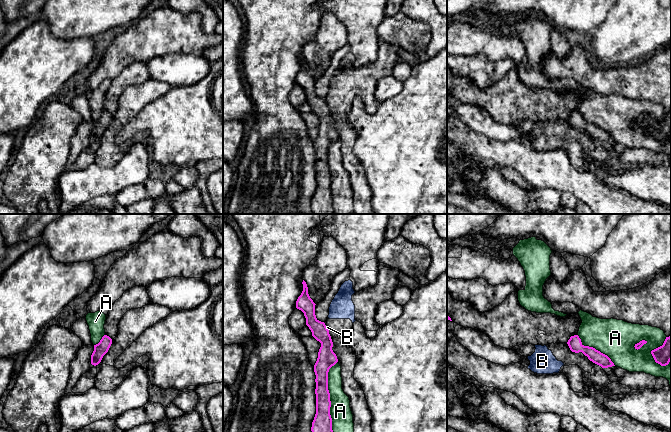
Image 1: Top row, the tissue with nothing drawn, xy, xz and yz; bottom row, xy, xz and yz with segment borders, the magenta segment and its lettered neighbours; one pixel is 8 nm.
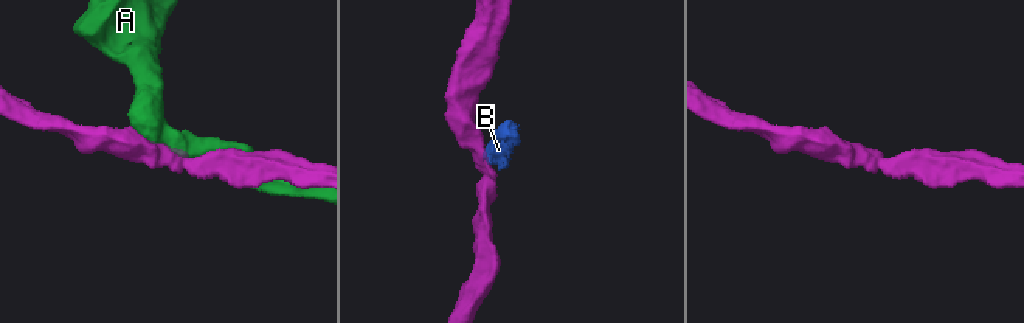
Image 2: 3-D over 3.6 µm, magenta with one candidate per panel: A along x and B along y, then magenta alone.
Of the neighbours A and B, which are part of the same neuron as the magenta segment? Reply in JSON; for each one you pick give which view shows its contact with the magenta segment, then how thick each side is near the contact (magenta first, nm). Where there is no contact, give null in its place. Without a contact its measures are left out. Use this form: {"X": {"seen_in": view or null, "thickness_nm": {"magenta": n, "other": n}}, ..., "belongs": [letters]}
{"belongs": []}

